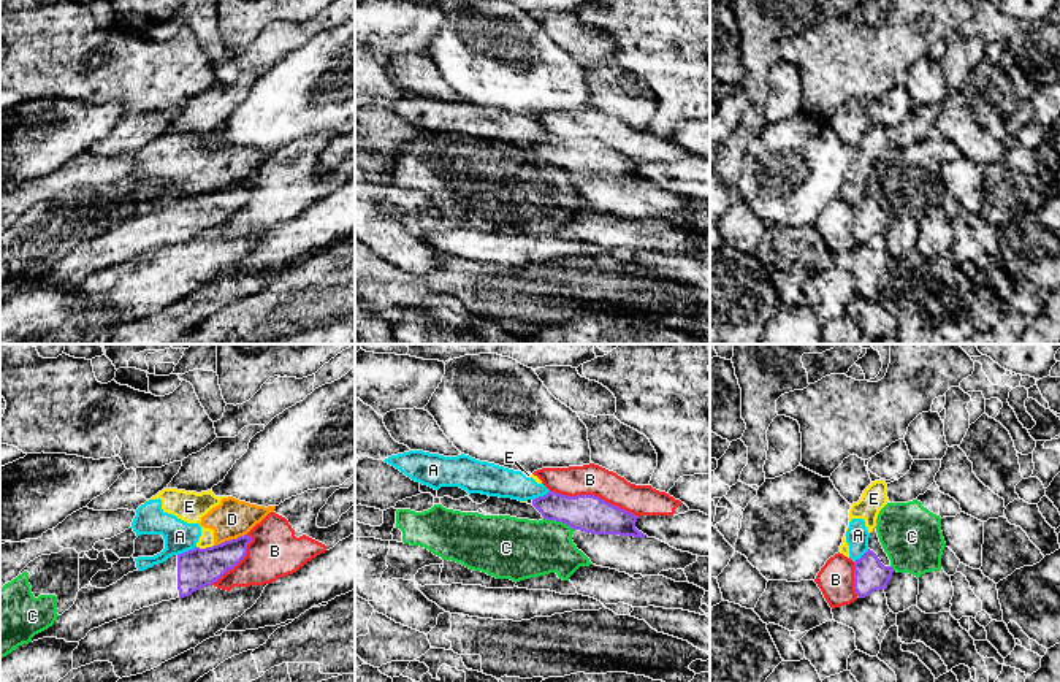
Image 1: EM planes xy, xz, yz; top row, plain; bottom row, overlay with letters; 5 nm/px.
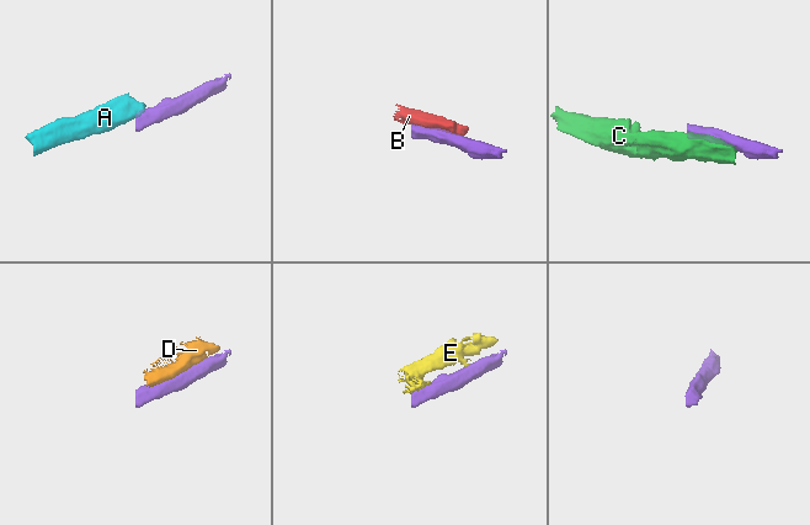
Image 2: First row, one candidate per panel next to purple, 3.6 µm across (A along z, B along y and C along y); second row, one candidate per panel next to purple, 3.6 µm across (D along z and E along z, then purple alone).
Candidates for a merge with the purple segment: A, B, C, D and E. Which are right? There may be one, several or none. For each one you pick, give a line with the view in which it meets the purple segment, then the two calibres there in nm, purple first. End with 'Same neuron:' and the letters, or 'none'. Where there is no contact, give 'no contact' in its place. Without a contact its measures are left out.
Same neuron: none

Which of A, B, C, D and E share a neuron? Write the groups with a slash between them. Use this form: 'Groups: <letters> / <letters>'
Groups: A D E / B / C

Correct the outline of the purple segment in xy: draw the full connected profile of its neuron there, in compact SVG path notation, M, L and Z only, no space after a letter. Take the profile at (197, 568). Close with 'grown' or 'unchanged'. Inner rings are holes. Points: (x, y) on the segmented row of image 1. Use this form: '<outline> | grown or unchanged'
M244 534L212 547L195 547L144 571L128 573L106 588L81 588L74 604L52 626L35 634L32 642L43 638L79 642L90 630L135 611L189 596L233 569L246 557L250 541Z | grown

